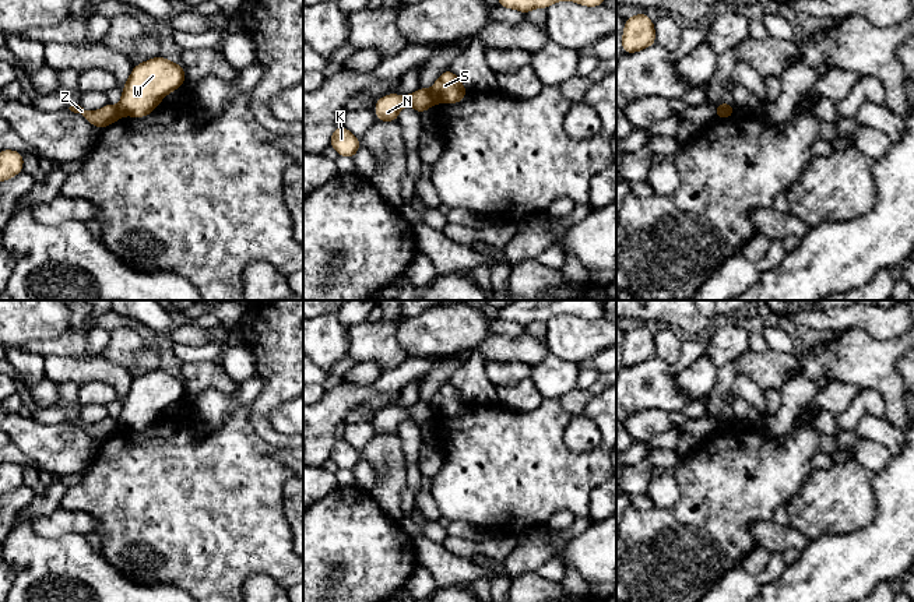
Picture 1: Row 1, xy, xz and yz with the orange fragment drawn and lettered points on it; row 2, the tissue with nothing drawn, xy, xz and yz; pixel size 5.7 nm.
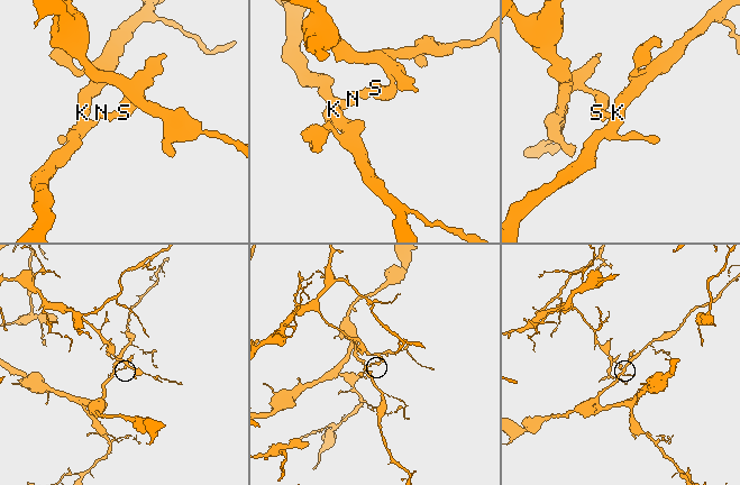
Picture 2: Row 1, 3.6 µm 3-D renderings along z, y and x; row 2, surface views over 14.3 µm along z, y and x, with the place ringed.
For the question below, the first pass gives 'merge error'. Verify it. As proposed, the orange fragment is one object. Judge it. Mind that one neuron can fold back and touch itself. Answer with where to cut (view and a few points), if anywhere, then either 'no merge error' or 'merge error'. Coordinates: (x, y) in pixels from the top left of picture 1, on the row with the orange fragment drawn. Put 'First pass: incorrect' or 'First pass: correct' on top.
First pass: correct
xz (429, 91), (435, 102) | merge error

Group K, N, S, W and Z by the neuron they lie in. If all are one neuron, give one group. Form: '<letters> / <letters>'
K N Z / S W

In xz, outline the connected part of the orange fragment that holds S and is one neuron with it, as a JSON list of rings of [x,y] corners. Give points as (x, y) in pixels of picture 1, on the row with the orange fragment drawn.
[[[444,70],[430,88],[435,103],[458,103],[467,89],[461,80],[450,70]]]

